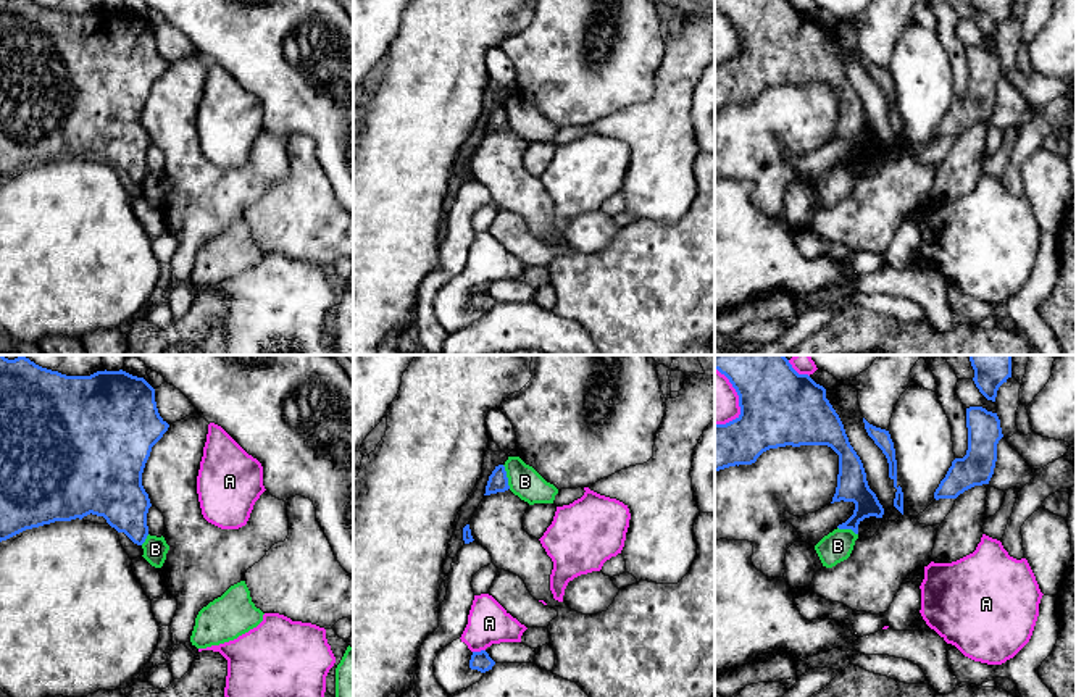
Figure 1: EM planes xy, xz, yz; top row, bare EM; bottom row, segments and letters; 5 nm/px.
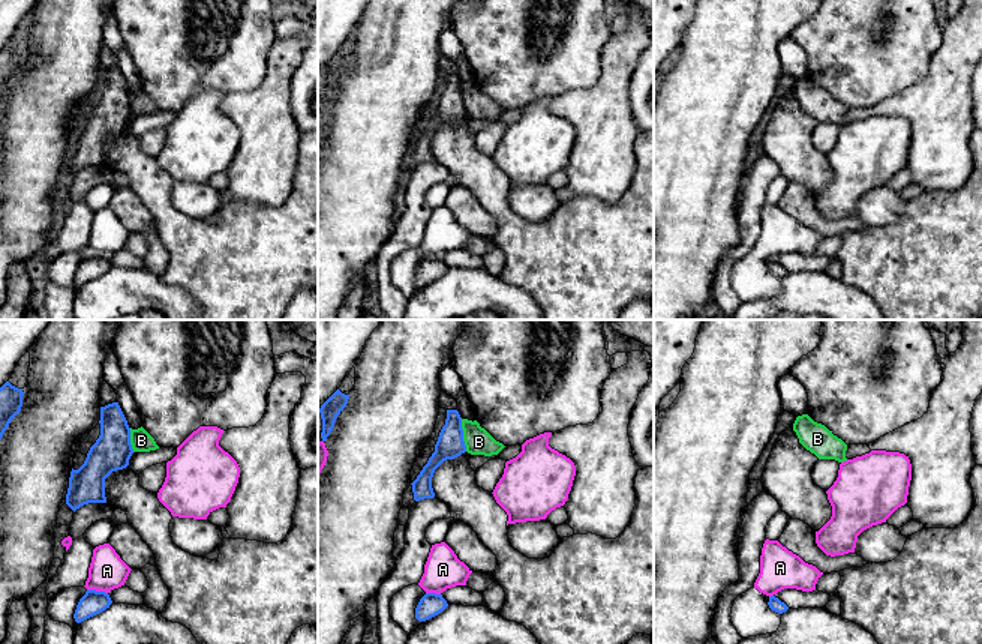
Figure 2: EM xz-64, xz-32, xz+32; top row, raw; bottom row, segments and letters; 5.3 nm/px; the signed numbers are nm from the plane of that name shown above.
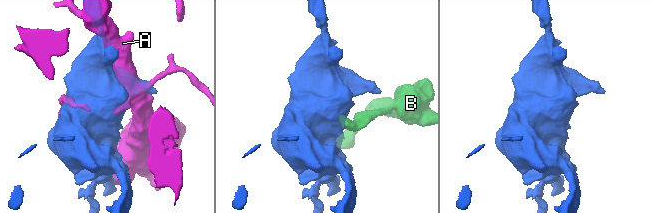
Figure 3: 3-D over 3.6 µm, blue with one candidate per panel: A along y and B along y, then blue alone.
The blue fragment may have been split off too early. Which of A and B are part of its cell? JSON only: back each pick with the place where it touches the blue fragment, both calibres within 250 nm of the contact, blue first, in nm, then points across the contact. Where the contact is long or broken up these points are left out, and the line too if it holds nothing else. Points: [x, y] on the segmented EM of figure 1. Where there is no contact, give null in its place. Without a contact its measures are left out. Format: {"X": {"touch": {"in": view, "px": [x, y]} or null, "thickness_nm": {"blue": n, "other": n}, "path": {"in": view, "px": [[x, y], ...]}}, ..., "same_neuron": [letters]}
{"same_neuron": []}

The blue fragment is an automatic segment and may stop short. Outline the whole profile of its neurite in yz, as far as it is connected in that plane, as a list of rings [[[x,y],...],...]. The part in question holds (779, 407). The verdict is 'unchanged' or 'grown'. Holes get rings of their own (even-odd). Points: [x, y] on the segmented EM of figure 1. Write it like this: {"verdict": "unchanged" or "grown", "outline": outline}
{"verdict": "unchanged", "outline": [[[715,355],[715,369],[724,374],[739,395],[740,415],[726,423],[715,424],[715,471],[752,465],[757,458],[778,447],[828,445],[839,455],[837,487],[832,502],[853,502],[853,515],[839,529],[852,529],[858,534],[858,524],[870,516],[882,518],[884,508],[876,494],[870,489],[863,463],[849,442],[844,424],[826,399],[826,389],[816,384],[808,374],[799,374],[784,355]]]}

